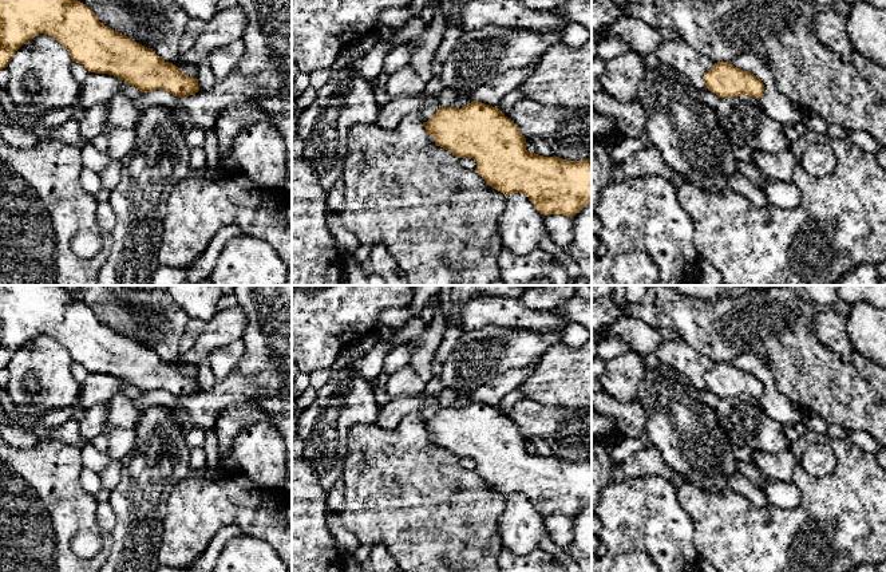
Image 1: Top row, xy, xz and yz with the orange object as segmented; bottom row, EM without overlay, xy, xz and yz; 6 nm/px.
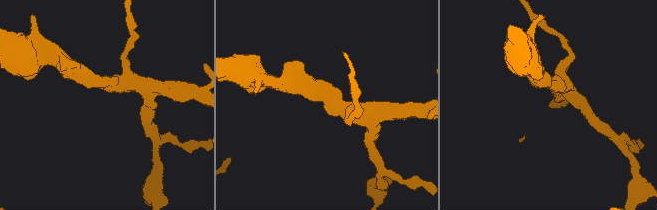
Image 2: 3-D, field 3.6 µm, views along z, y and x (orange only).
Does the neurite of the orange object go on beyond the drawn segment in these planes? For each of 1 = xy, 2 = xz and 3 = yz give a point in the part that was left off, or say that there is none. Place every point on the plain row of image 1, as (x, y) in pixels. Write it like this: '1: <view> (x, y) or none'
1: none
2: none
3: none

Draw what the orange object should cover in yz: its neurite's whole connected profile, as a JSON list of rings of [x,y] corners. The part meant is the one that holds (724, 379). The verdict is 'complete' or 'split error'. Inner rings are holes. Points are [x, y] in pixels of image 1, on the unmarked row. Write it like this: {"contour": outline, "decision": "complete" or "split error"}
{"contour": [[[723,360],[715,363],[703,379],[705,387],[719,398],[748,395],[760,399],[764,392],[764,384],[758,376]]], "decision": "complete"}

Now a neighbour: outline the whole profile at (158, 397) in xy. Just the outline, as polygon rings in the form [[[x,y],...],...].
[[[154,390],[139,395],[137,399],[132,399],[132,403],[141,413],[143,413],[149,407],[154,407],[154,406],[163,406],[167,409],[174,407],[177,401],[178,397],[167,391]]]

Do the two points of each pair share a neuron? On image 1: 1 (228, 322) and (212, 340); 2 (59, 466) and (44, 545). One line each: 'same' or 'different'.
1: same
2: same

